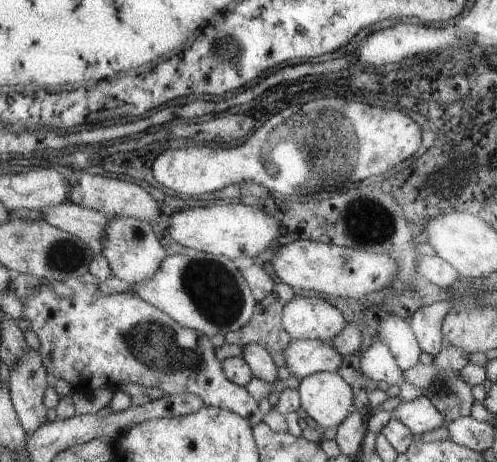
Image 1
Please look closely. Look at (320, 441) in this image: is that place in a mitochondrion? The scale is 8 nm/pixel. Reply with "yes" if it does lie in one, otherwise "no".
no

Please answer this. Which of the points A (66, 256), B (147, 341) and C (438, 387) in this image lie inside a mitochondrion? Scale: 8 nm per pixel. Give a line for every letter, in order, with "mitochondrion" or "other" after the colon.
A: mitochondrion
B: mitochondrion
C: mitochondrion

